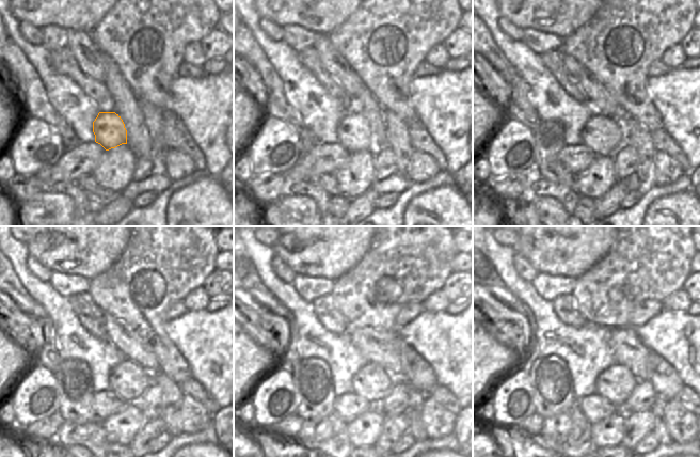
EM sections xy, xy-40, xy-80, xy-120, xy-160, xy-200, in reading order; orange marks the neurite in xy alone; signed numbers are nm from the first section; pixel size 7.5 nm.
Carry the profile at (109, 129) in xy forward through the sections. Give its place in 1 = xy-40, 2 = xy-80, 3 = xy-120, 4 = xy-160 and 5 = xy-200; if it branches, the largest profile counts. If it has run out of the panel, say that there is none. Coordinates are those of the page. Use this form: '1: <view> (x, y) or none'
1: xy-40 (353, 130)
2: xy-80 (602, 135)
3: xy-120 (128, 379)
4: xy-160 (372, 382)
5: xy-200 (616, 383)

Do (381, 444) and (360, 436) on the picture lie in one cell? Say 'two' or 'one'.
two

